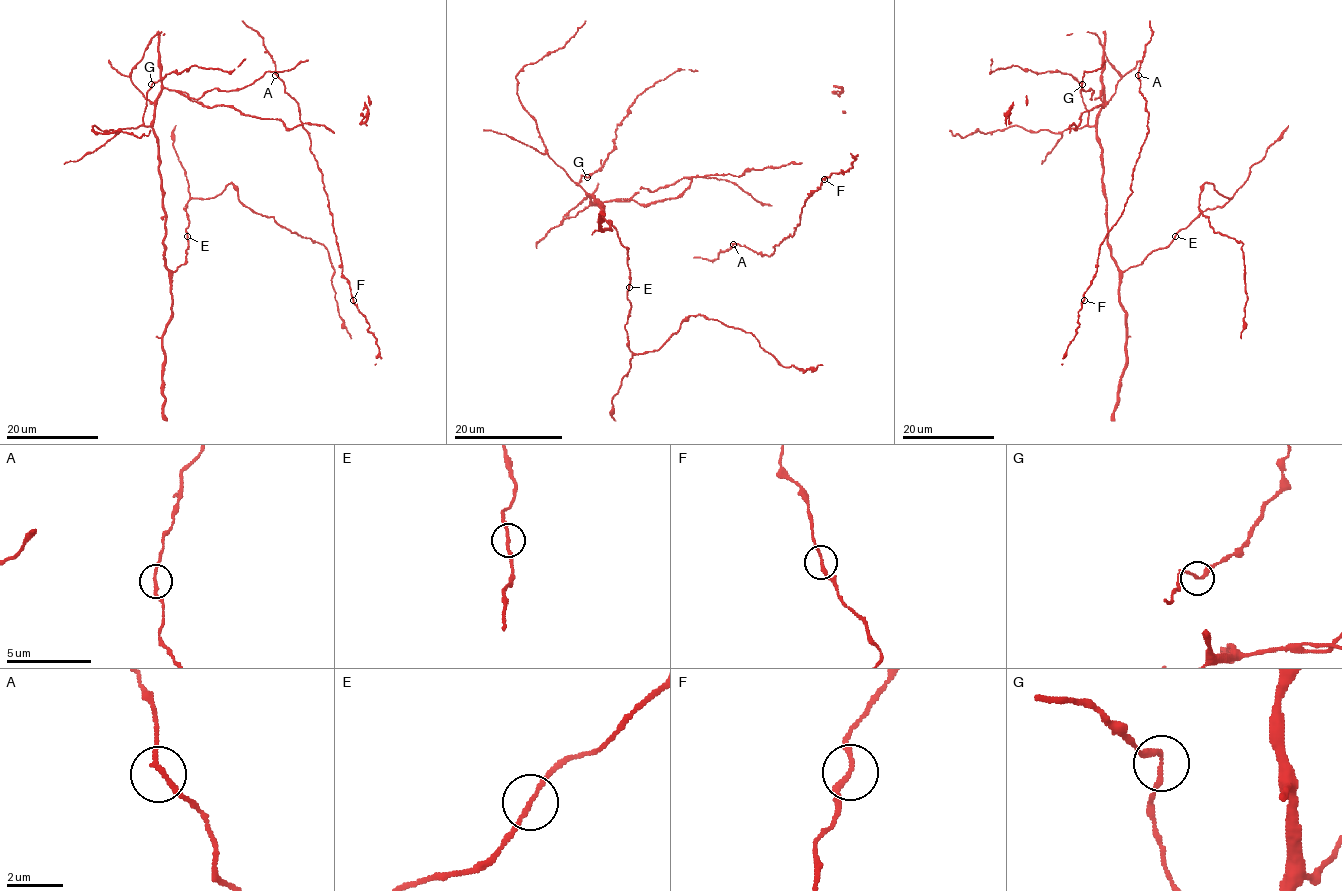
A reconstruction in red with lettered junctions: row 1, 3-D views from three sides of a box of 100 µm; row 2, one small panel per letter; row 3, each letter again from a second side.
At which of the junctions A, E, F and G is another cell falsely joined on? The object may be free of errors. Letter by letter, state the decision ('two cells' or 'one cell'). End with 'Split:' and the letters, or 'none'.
A: one cell
E: one cell
F: one cell
G: one cell
Split: none

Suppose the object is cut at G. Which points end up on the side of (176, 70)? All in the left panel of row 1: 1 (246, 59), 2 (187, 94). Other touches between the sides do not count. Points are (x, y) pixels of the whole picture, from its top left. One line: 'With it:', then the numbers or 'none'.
With it: 1

